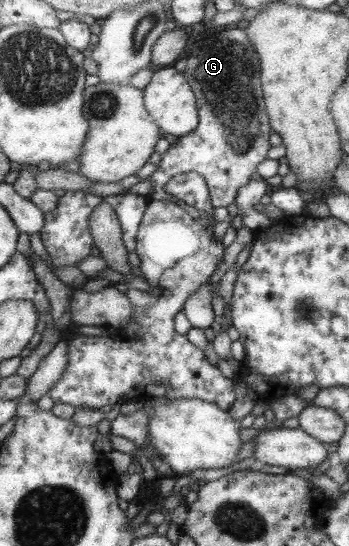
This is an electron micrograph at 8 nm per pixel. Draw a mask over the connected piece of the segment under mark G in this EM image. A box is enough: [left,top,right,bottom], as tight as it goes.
[147,26,273,207]

